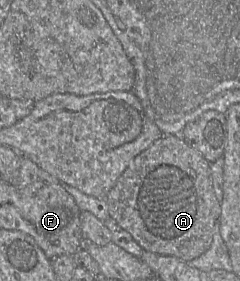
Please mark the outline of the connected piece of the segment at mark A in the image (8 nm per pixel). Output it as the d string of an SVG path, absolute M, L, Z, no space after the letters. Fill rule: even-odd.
M163 135L137 155L105 198L109 216L145 250L175 256L189 262L211 246L214 226L219 221L221 205L213 190L210 163L181 135Z

